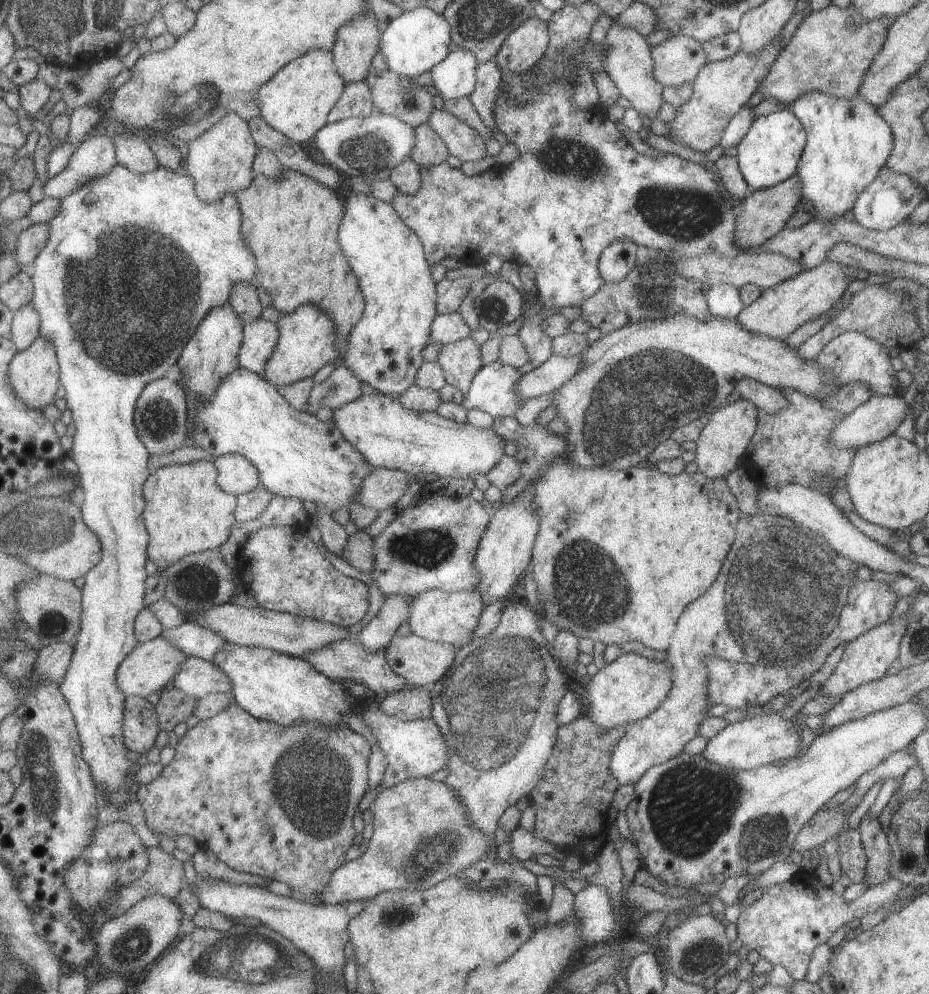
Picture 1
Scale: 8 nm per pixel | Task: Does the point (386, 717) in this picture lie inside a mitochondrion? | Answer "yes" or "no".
no

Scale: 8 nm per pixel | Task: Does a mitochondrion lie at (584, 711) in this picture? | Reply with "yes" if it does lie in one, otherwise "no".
no

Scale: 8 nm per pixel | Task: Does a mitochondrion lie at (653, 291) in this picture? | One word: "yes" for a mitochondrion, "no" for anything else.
yes

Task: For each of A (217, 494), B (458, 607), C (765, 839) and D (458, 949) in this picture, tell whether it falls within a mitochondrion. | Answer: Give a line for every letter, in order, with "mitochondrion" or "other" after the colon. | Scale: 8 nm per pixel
A: other
B: other
C: mitochondrion
D: other

